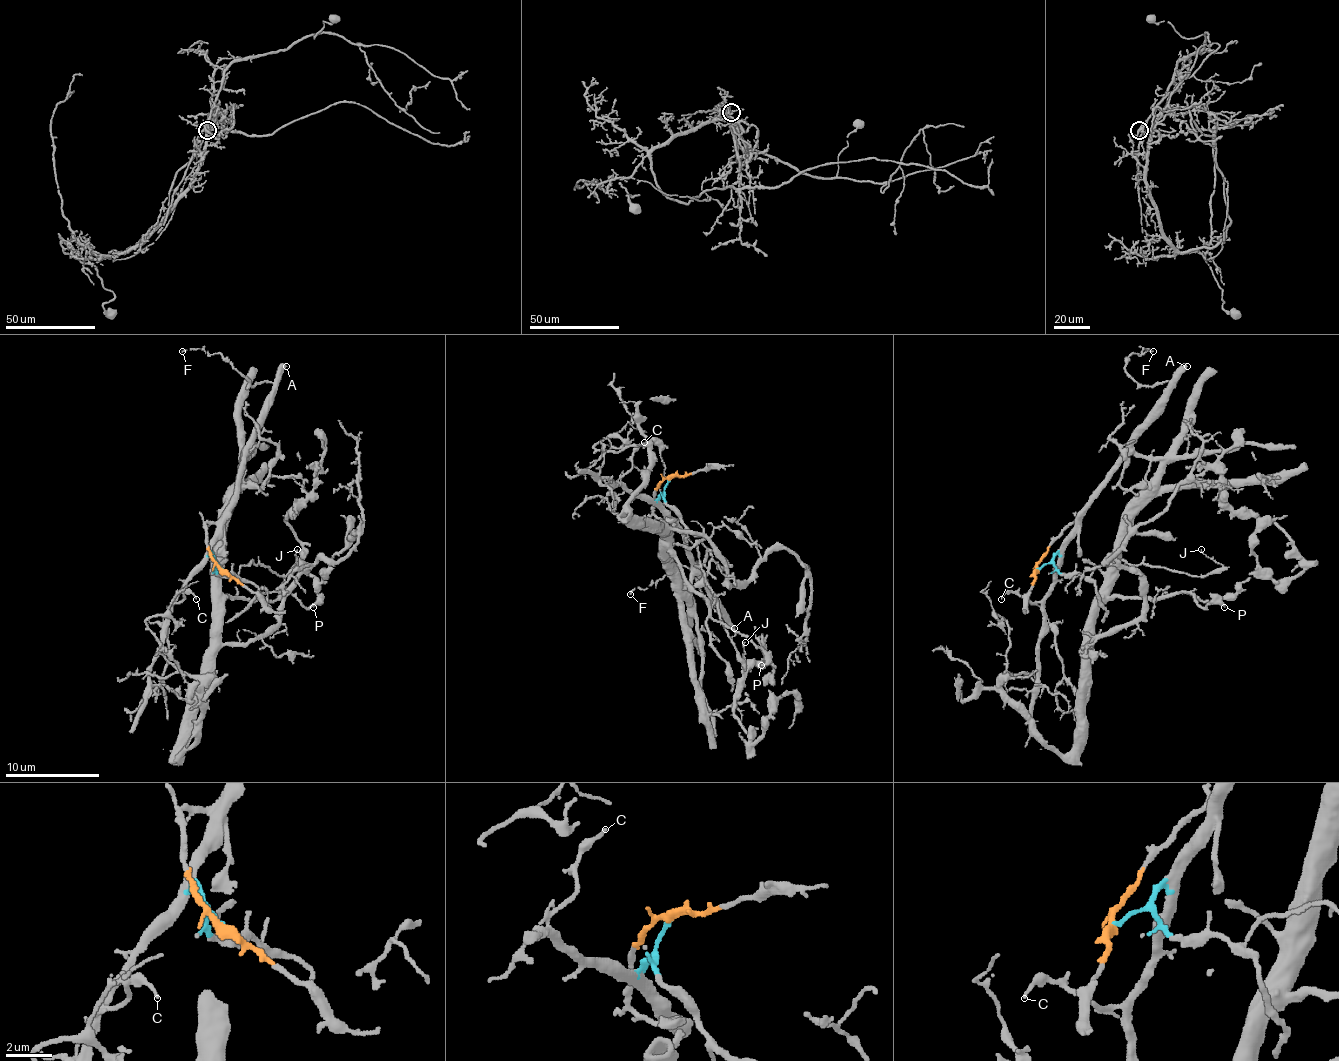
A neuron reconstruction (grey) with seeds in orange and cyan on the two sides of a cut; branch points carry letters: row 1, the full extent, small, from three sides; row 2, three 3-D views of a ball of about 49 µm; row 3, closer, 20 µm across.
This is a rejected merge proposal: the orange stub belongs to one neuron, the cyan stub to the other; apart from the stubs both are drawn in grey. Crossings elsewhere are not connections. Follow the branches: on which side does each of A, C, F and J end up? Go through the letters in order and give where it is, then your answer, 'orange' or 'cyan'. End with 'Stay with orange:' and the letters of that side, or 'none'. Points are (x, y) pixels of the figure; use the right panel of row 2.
A: (1187, 366) | cyan
C: (1001, 599) | cyan
F: (1153, 351) | cyan
J: (1201, 549) | cyan
Stay with orange: none

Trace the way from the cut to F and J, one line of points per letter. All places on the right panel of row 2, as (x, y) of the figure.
F: (1039, 567), (1051, 560), (1075, 525), (1077, 513), (1171, 382), (1145, 387), (1124, 368), (1131, 354), (1152, 351)
J: (1039, 567), (1051, 563), (1058, 570), (1089, 577), (1107, 563), (1126, 560), (1201, 577), (1220, 565), (1201, 549)

